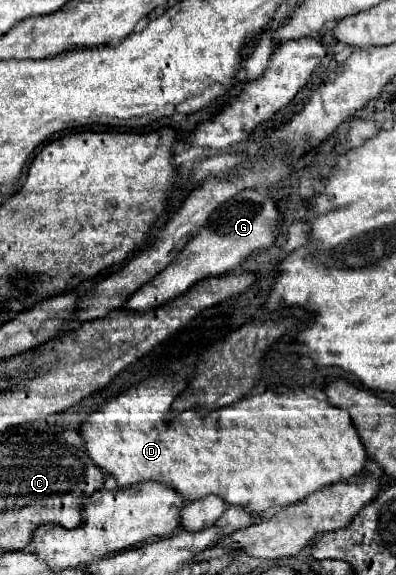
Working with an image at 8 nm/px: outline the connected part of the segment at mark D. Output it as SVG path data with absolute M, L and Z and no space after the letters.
M158 376L125 390L107 400L97 412L91 412L81 424L79 434L85 442L89 458L99 464L103 472L113 474L121 488L155 480L175 488L189 502L207 494L217 494L229 504L249 506L255 514L263 514L269 508L295 504L325 484L347 480L363 470L367 452L351 424L349 414L325 400L309 398L301 388L287 388L281 384L205 416L197 408L191 408L179 412L173 420L167 420L171 404L187 386L184 381L168 380L165 376Z

